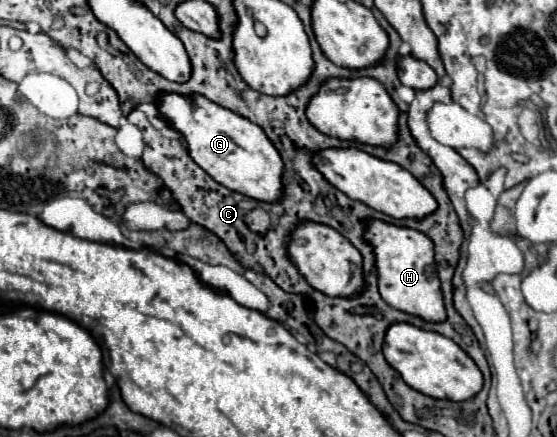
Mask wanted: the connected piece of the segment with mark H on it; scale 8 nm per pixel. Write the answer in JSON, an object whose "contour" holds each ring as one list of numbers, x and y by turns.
{"contour":[[369,221,365,237,375,249,381,297,391,307,403,313,417,315,431,323,445,321,447,313,445,313,445,303,441,293,441,281,437,277,437,267,435,267,433,241,415,229,395,227,383,221]]}

